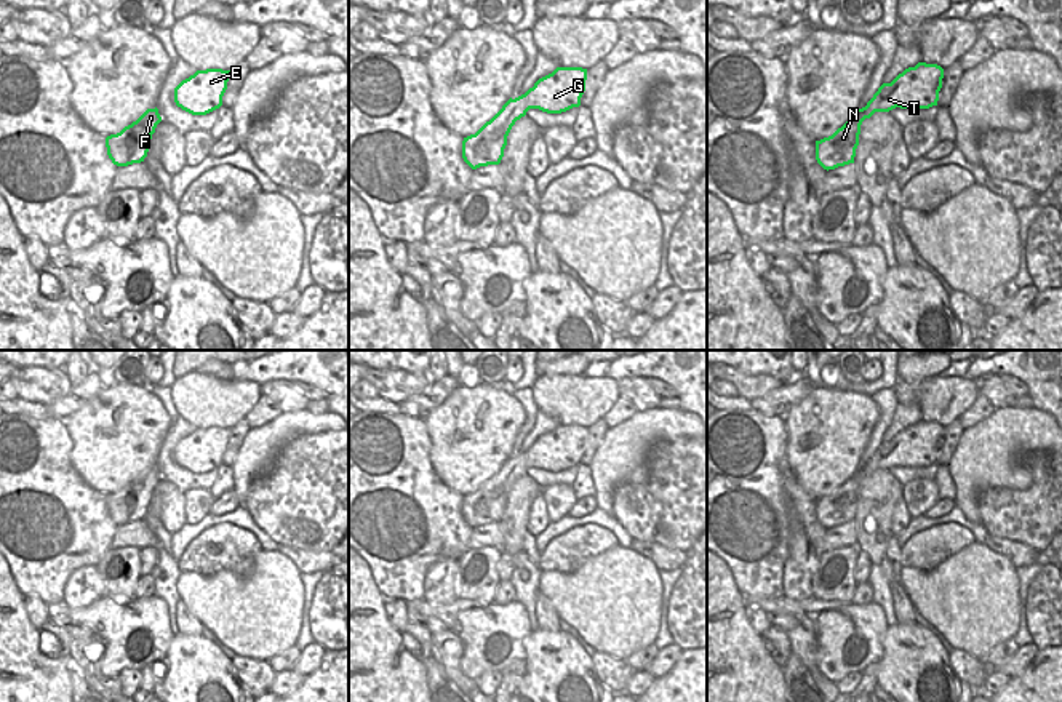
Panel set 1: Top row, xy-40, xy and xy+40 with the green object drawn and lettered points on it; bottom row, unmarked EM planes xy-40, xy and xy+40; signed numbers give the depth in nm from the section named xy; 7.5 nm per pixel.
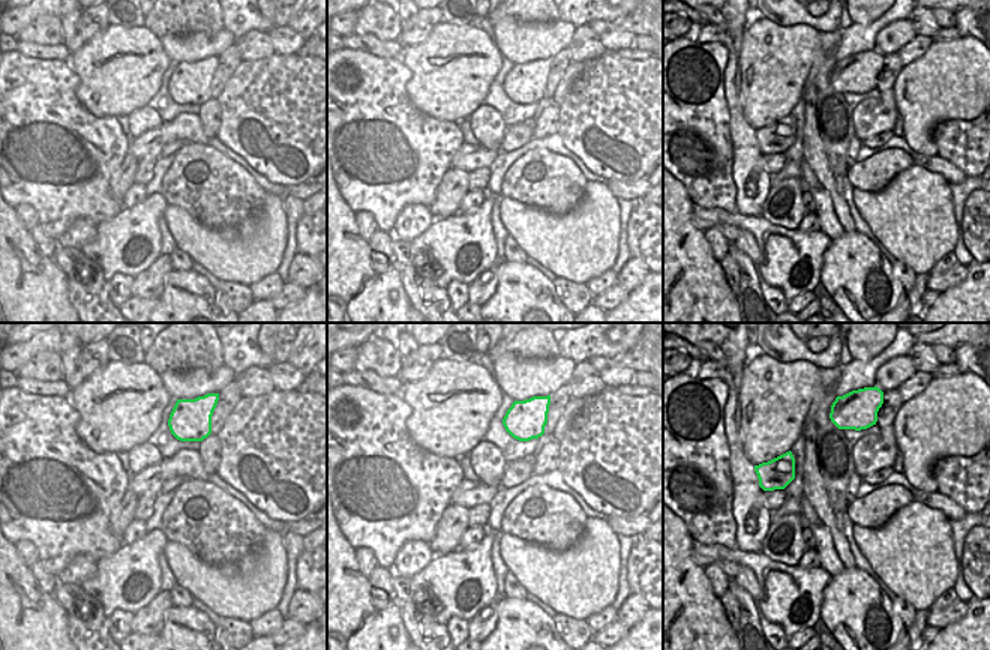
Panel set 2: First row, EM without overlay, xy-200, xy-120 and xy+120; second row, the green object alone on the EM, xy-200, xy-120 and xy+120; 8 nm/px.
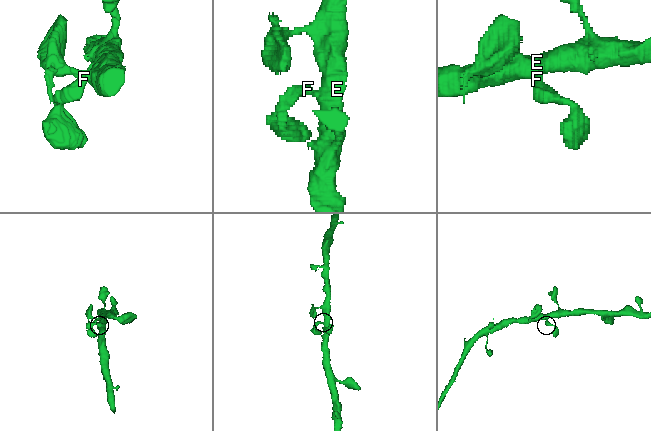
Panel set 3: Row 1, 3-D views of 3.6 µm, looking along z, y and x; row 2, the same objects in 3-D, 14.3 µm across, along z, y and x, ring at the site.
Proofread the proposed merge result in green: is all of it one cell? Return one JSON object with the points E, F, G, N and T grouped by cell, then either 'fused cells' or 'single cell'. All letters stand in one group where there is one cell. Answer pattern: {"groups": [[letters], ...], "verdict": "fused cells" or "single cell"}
{"groups": [["E", "F", "G", "N", "T"]], "verdict": "single cell"}

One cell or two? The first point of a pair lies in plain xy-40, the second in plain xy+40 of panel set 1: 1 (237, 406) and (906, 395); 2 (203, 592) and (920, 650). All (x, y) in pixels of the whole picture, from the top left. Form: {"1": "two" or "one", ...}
{"1": "one", "2": "two"}

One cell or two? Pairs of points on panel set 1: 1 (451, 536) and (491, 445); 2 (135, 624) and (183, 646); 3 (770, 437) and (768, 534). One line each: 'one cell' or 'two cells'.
1: two cells
2: two cells
3: one cell

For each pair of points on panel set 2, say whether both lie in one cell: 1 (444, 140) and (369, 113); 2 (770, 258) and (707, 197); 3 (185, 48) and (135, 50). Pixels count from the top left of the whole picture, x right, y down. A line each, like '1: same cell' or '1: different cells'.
1: same cell
2: different cells
3: different cells

